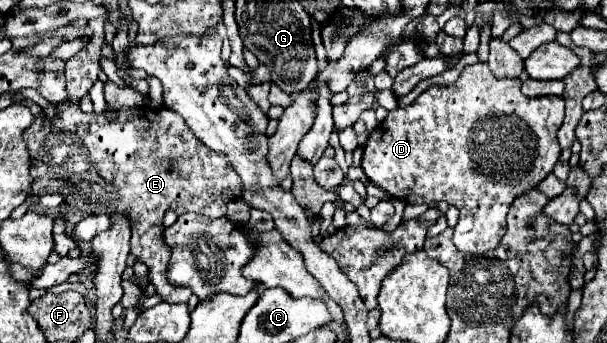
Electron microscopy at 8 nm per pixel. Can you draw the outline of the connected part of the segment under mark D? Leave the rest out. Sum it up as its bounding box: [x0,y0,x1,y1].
[362,62,564,254]

